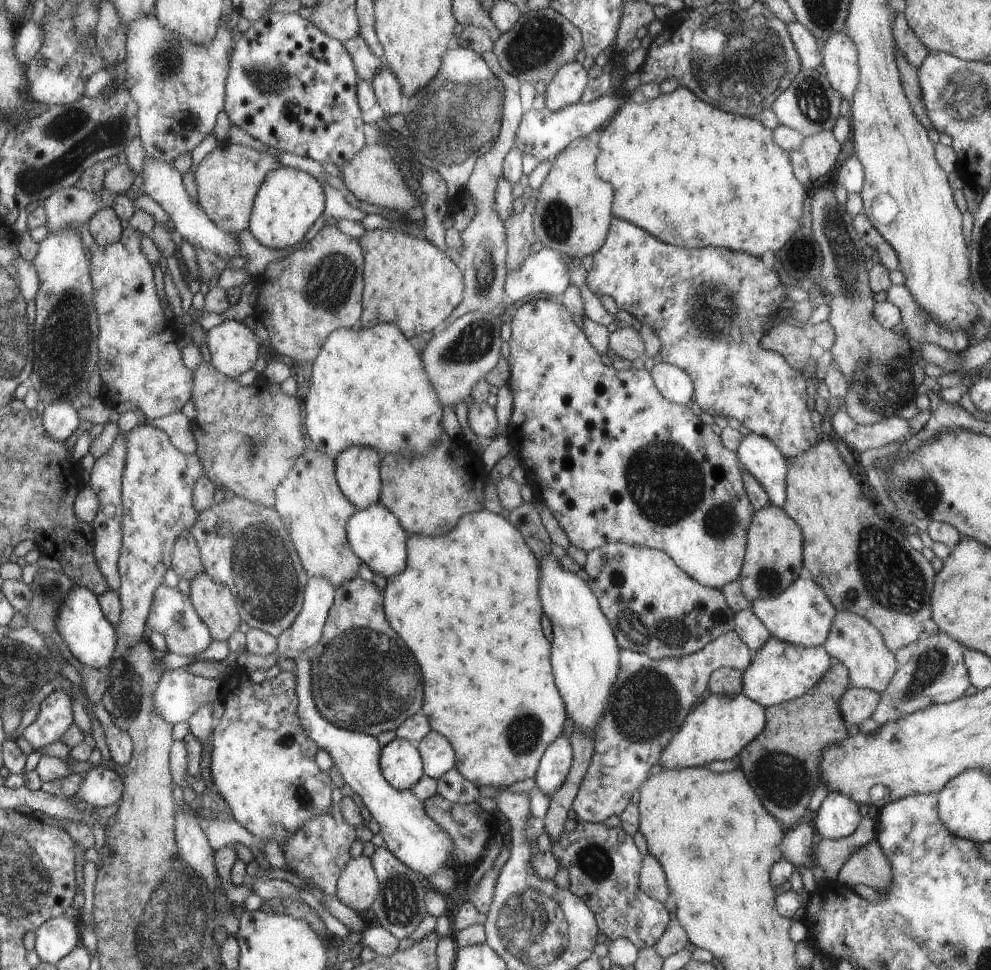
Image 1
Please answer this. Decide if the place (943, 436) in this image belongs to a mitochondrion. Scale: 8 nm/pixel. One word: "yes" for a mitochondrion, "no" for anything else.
no

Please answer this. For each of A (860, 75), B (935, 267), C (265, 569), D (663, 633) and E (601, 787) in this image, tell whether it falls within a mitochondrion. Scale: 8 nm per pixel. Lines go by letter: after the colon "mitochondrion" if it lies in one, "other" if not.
A: other
B: other
C: mitochondrion
D: mitochondrion
E: other

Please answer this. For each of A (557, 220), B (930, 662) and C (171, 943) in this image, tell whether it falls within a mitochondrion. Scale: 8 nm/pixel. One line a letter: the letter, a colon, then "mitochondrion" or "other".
A: mitochondrion
B: mitochondrion
C: mitochondrion

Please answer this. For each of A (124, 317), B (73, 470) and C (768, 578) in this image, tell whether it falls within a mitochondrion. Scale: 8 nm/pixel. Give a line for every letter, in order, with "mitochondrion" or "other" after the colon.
A: other
B: other
C: mitochondrion

